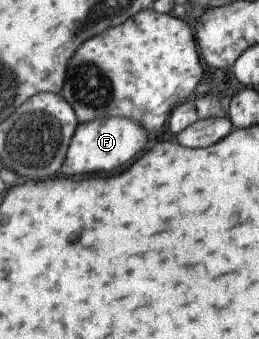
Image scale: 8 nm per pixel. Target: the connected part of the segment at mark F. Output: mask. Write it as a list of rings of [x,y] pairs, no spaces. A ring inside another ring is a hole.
[[[131,117],[93,119],[81,123],[72,135],[61,173],[65,177],[71,177],[75,173],[85,173],[85,175],[111,173],[121,165],[129,163],[143,149],[147,139],[151,139],[149,133],[143,129],[143,125],[139,127],[137,121],[133,121]]]

